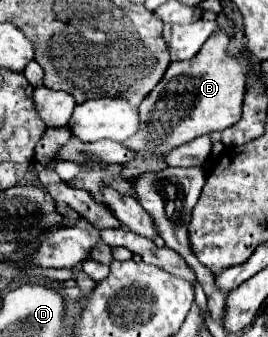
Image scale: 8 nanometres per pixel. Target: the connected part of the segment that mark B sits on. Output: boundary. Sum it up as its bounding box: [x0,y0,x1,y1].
[68,30,248,204]

